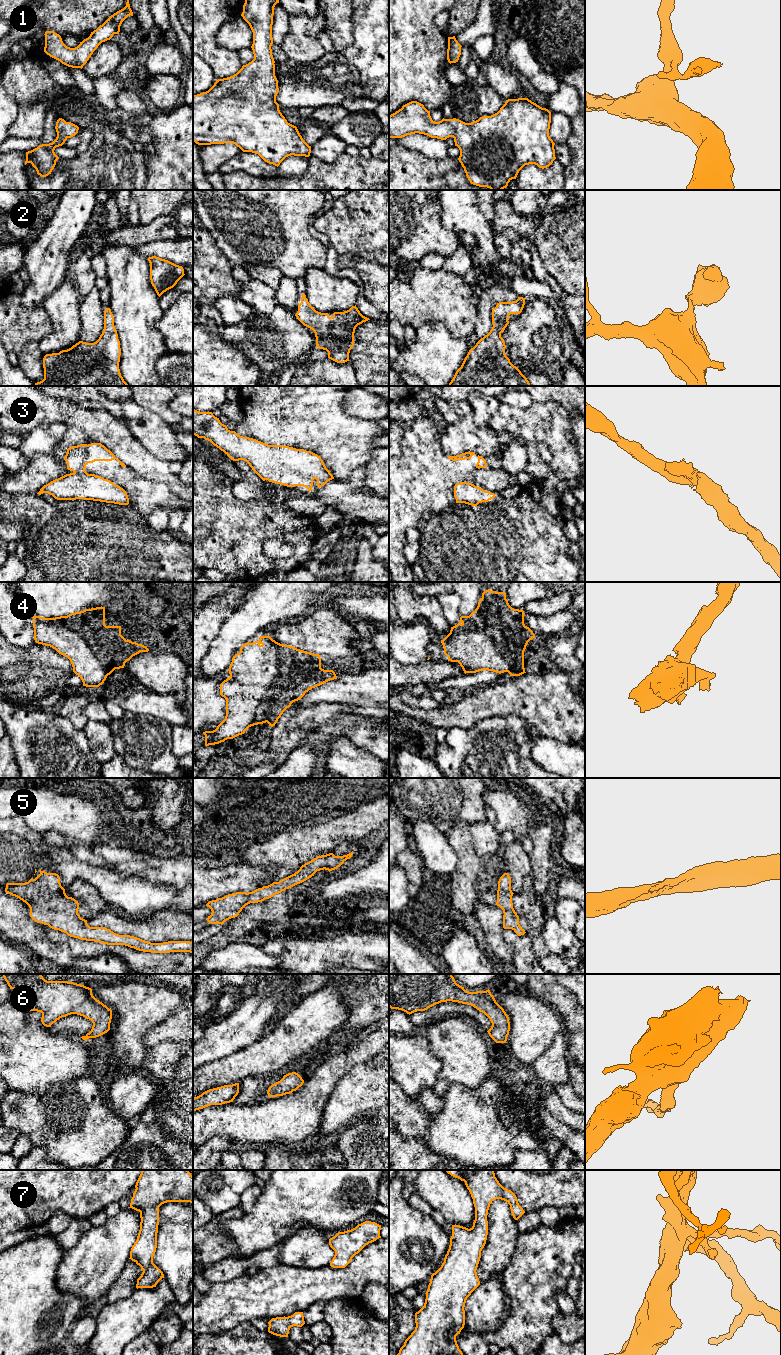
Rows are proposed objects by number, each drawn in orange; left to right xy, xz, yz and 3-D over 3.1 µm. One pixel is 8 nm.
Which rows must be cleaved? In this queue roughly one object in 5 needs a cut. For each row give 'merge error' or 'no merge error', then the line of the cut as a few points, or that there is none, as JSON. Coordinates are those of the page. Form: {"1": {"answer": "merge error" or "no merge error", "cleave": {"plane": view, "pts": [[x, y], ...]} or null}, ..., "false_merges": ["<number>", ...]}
{"1": {"answer": "no merge error", "cleave": null}, "2": {"answer": "no merge error", "cleave": null}, "3": {"answer": "no merge error", "cleave": null}, "4": {"answer": "no merge error", "cleave": null}, "5": {"answer": "no merge error", "cleave": null}, "6": {"answer": "no merge error", "cleave": null}, "7": {"answer": "no merge error", "cleave": null}, "false_merges": []}

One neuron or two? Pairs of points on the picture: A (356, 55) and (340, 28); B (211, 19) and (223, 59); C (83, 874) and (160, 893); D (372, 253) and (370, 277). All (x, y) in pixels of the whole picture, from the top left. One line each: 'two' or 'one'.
A: two
B: one
C: one
D: two

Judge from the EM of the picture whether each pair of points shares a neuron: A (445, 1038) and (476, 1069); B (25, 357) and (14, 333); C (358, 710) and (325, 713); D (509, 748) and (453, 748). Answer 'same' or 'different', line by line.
A: same
B: different
C: same
D: same

